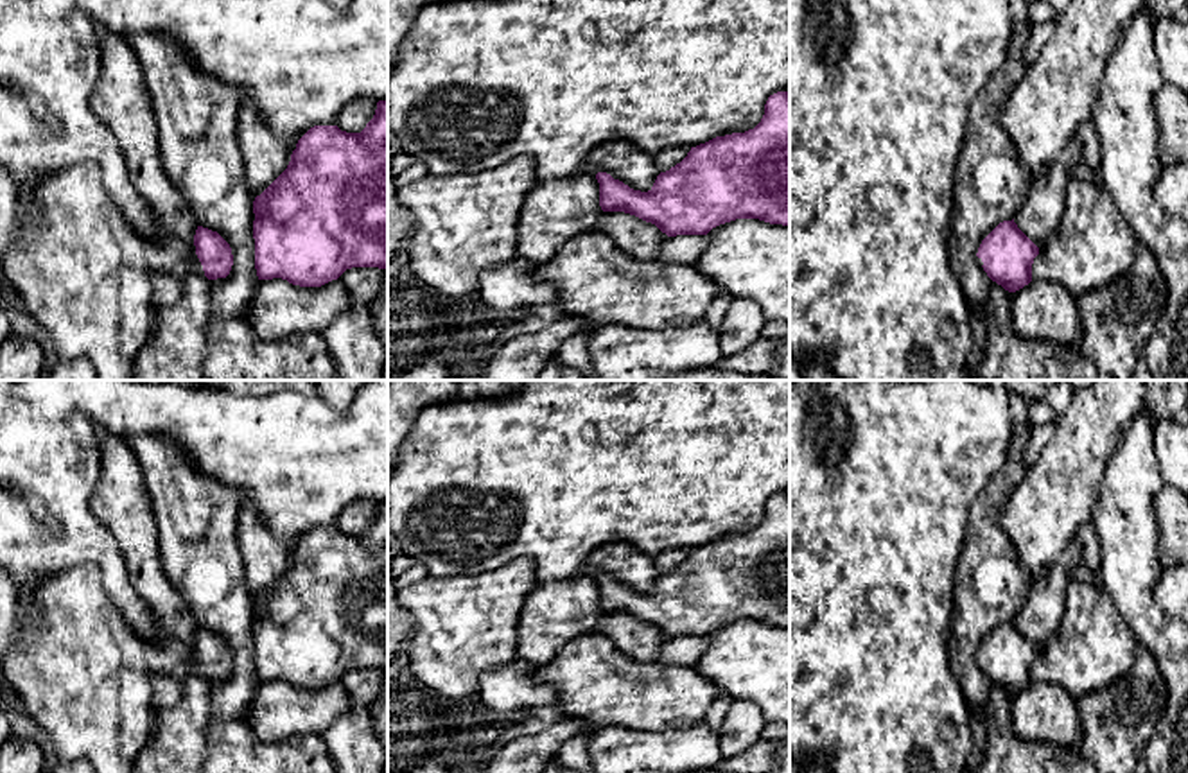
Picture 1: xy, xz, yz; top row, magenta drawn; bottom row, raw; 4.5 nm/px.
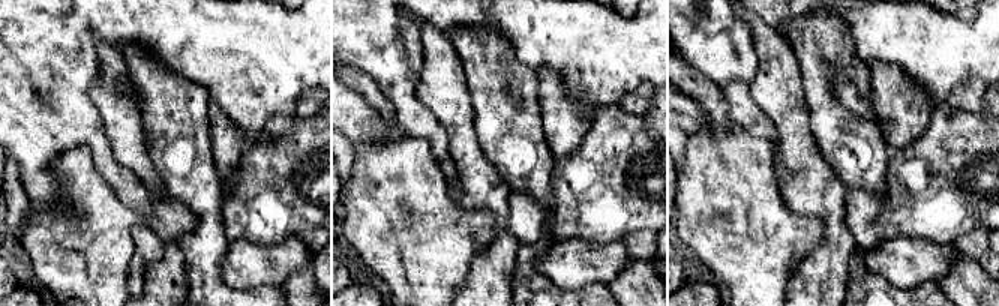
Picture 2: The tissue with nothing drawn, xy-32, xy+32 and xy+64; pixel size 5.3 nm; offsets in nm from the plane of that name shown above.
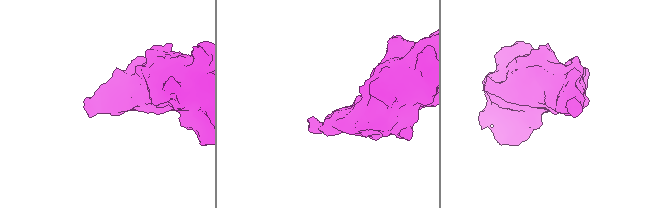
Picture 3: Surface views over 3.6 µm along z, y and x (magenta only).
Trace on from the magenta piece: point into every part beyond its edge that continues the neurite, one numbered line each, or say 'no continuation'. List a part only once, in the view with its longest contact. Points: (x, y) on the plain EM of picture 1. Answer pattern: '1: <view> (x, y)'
1: xy (85, 677)

